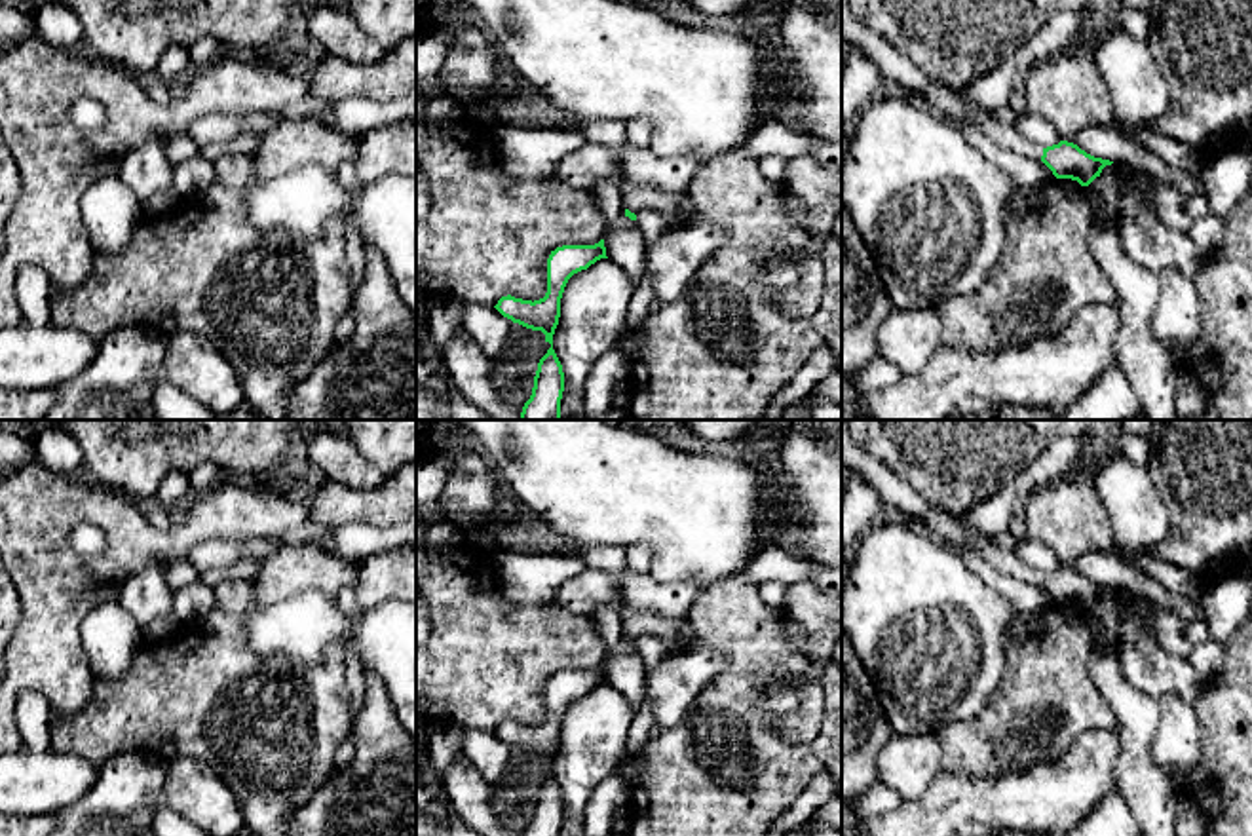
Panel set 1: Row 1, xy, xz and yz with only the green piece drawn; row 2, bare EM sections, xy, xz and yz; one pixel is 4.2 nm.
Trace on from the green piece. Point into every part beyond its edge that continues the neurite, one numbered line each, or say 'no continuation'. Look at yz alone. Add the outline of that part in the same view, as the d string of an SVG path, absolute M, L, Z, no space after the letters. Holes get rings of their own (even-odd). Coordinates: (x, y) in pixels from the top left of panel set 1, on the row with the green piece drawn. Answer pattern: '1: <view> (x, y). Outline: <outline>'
1: yz (893, 65). Outline: M842 0L842 38L861 48L880 72L901 84L908 97L921 97L931 110L950 118L954 124L975 122L999 148L1026 158L1041 160L1043 148L1024 139L1016 125L1003 124L994 112L969 103L958 89L948 89L929 80L908 55L899 51L887 38L857 23Z

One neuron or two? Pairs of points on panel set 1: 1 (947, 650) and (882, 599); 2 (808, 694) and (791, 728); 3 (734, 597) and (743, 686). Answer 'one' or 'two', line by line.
1: one
2: one
3: one

